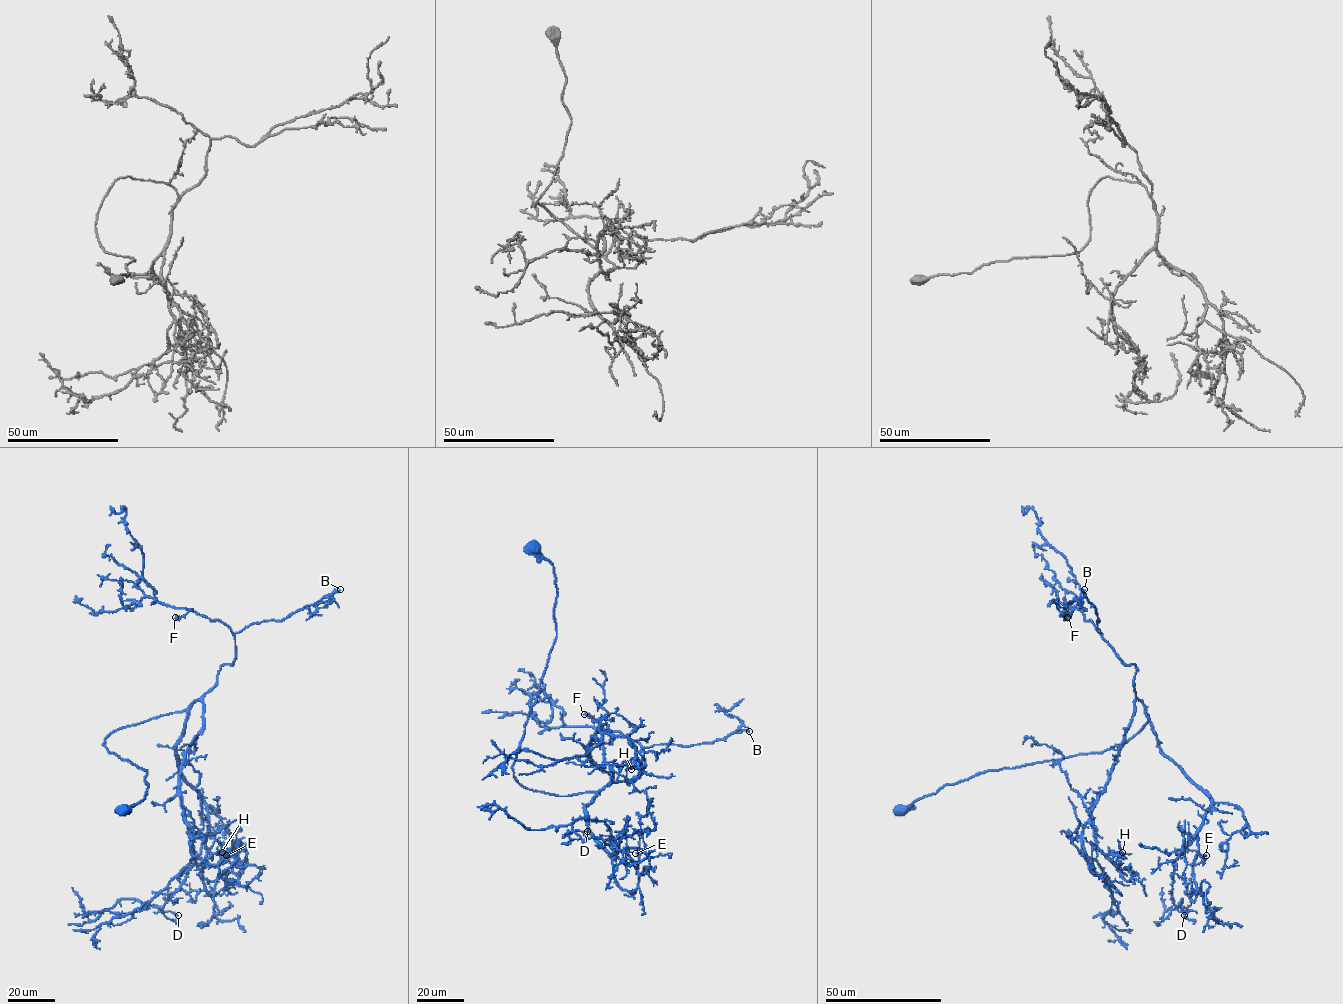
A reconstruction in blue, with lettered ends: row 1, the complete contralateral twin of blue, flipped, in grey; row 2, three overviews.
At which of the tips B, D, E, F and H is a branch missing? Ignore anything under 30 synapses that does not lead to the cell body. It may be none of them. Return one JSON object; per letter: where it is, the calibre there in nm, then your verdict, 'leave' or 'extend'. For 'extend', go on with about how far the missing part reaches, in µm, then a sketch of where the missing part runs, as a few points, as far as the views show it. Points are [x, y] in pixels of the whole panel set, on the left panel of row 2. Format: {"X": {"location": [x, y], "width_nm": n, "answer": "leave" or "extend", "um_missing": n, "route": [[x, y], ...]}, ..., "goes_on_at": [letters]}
{"B": {"location": [340, 589], "width_nm": 380, "answer": "extend", "um_missing": 40, "route": [[340, 589], [353, 589], [363, 584], [376, 586], [387, 600]]}, "D": {"location": [178, 915], "width_nm": 240, "answer": "leave"}, "E": {"location": [226, 855], "width_nm": 130, "answer": "leave"}, "F": {"location": [175, 617], "width_nm": 460, "answer": "leave"}, "H": {"location": [222, 852], "width_nm": 120, "answer": "leave"}, "goes_on_at": ["B"]}

